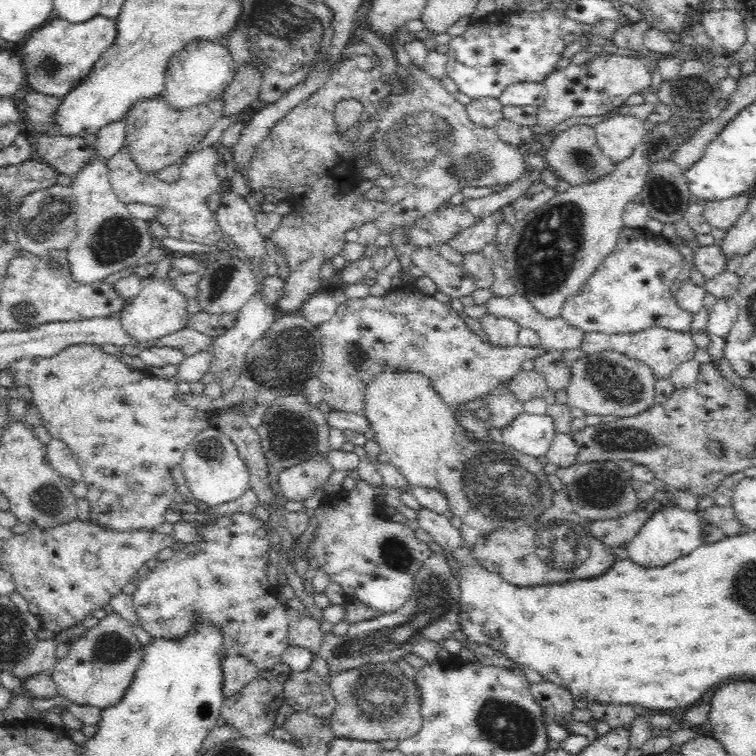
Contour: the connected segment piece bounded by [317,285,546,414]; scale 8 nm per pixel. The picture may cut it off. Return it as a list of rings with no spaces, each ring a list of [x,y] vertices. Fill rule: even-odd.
[[[396,285],[381,297],[368,295],[364,298],[348,299],[338,304],[334,316],[319,324],[323,359],[318,368],[324,407],[334,412],[363,414],[365,386],[374,375],[388,371],[412,371],[422,373],[430,379],[434,390],[449,407],[468,403],[484,397],[496,386],[504,386],[521,370],[526,360],[534,360],[545,353],[545,347],[493,347],[470,330],[450,303],[442,303],[413,285]]]

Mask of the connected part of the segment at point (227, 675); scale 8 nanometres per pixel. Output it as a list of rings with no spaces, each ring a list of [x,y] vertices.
[[[228,656],[221,660],[223,697],[230,698],[258,676],[259,670],[244,656]]]

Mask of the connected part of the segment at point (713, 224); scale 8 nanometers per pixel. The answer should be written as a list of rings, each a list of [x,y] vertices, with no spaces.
[[[742,192],[738,196],[719,201],[705,201],[703,215],[711,229],[717,228],[728,231],[746,210],[750,197]]]

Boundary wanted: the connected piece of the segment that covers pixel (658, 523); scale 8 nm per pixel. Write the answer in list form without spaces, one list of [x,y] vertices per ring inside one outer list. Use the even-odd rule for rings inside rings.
[[[674,504],[657,508],[652,506],[648,520],[642,525],[639,533],[625,546],[630,560],[644,568],[662,568],[662,564],[673,563],[674,560],[688,556],[690,552],[696,550],[703,544],[702,524],[700,511],[689,512]]]

